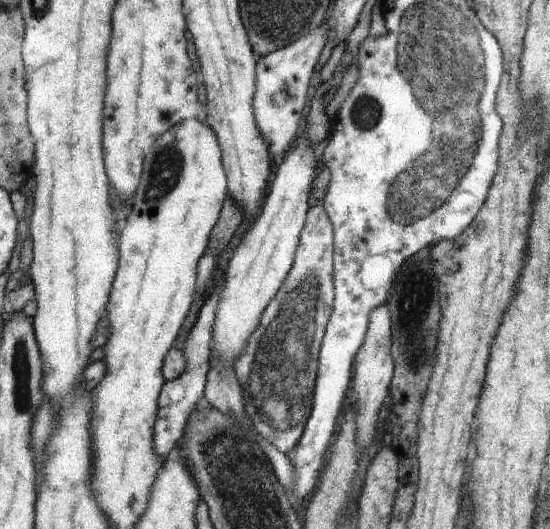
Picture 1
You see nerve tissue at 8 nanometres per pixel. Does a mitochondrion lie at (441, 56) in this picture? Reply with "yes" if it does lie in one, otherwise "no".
yes

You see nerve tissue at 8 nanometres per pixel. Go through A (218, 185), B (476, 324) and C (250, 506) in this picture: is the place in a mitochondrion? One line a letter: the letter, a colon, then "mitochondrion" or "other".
A: other
B: other
C: mitochondrion

